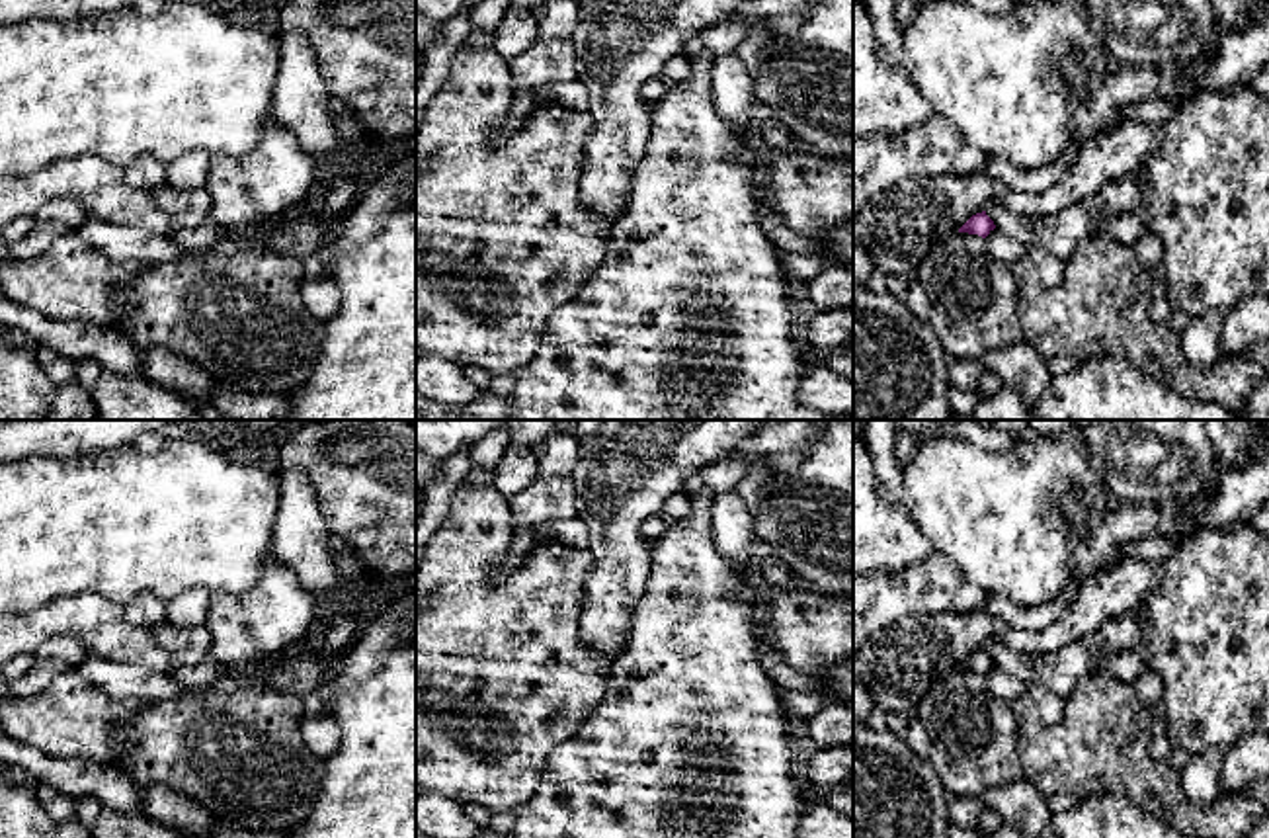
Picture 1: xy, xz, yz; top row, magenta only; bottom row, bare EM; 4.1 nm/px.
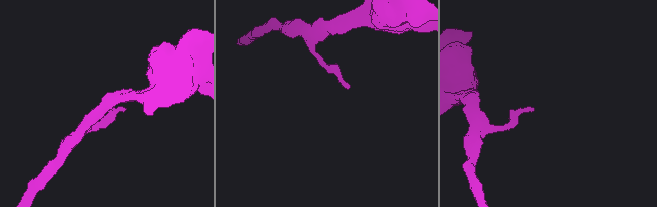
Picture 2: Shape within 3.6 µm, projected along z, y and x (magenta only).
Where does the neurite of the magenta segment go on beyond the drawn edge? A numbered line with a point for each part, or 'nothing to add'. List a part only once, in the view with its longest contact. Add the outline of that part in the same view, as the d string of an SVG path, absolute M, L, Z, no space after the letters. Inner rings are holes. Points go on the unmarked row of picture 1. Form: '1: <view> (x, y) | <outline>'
nothing to add

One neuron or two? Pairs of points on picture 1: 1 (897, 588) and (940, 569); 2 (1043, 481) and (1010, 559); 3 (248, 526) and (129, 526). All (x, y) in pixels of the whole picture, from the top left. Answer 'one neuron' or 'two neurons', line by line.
1: one neuron
2: one neuron
3: one neuron

